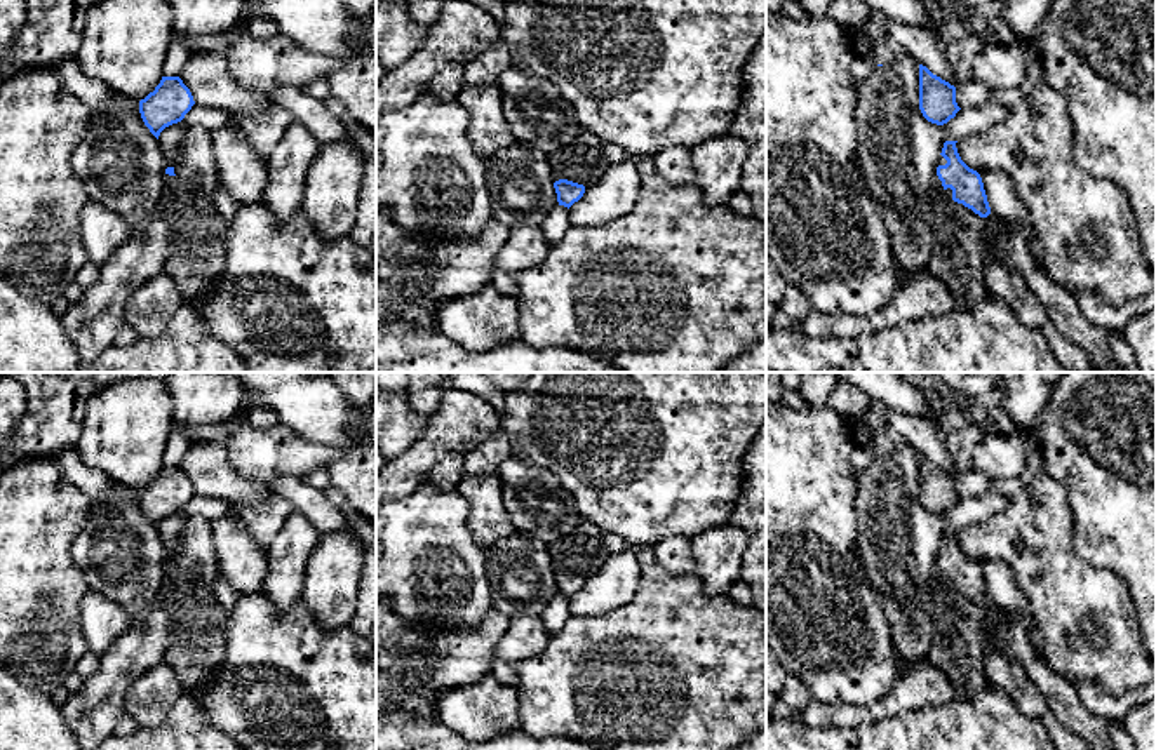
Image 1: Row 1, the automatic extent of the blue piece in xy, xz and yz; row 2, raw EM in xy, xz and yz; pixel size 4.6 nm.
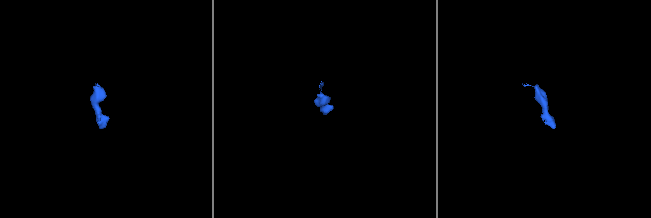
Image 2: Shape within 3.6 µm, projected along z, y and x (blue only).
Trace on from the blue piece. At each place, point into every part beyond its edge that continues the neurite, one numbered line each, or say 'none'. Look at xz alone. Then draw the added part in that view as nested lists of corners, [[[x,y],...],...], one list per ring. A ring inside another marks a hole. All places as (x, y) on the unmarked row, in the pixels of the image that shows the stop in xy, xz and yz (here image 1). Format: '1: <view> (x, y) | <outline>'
1: xz (582, 550) | [[[587,520],[548,545],[548,550],[554,573],[568,569],[585,578],[594,576],[611,555],[604,543],[604,532]]]

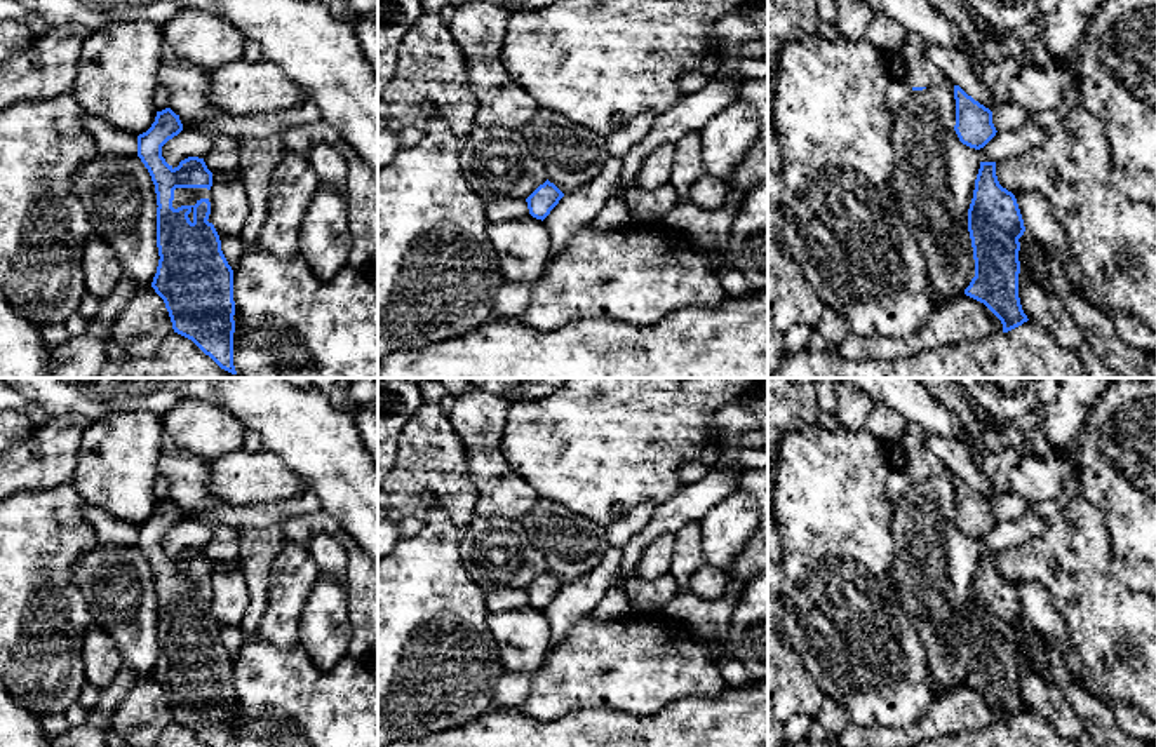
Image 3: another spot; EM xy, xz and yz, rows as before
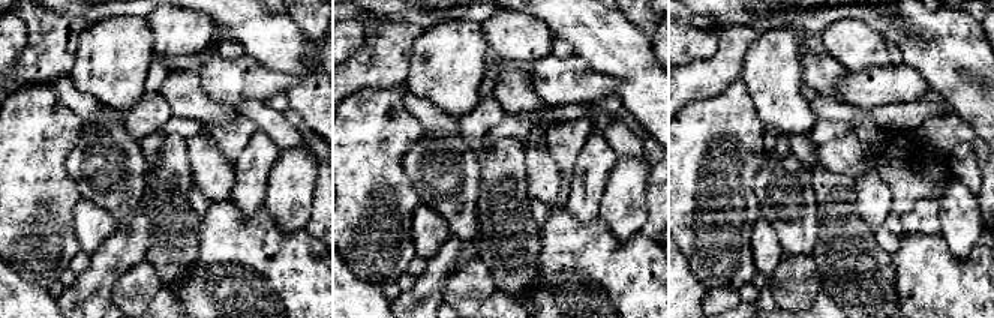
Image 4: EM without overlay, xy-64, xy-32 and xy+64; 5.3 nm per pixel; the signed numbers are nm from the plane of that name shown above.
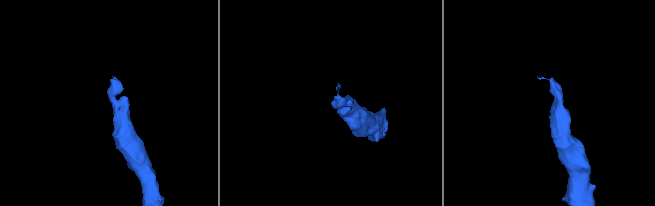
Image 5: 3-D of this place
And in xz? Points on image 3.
none

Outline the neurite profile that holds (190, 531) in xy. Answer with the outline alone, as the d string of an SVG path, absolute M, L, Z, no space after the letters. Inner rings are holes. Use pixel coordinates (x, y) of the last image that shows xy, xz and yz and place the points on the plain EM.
M183 519L162 536L162 547L172 557L188 547L205 548L214 528L216 526L207 521Z

